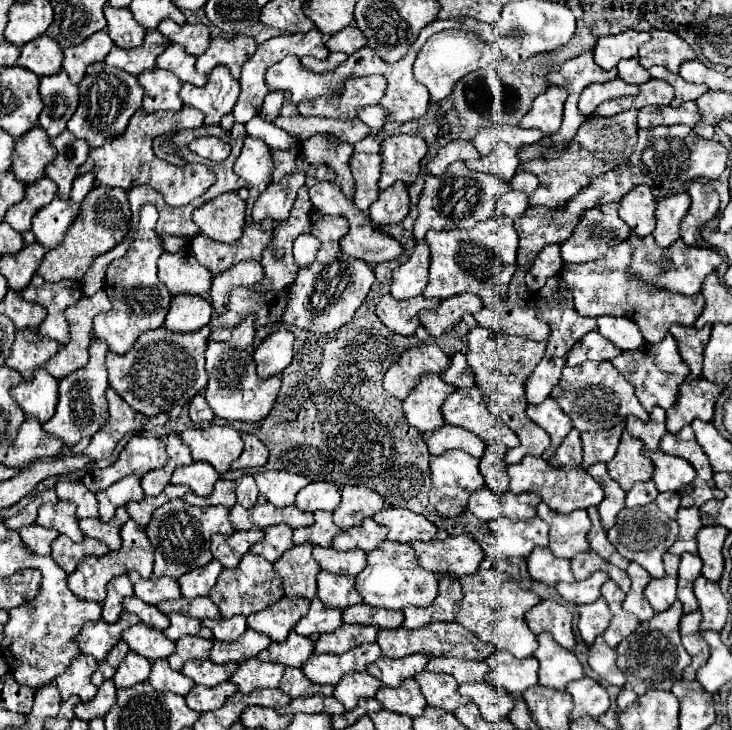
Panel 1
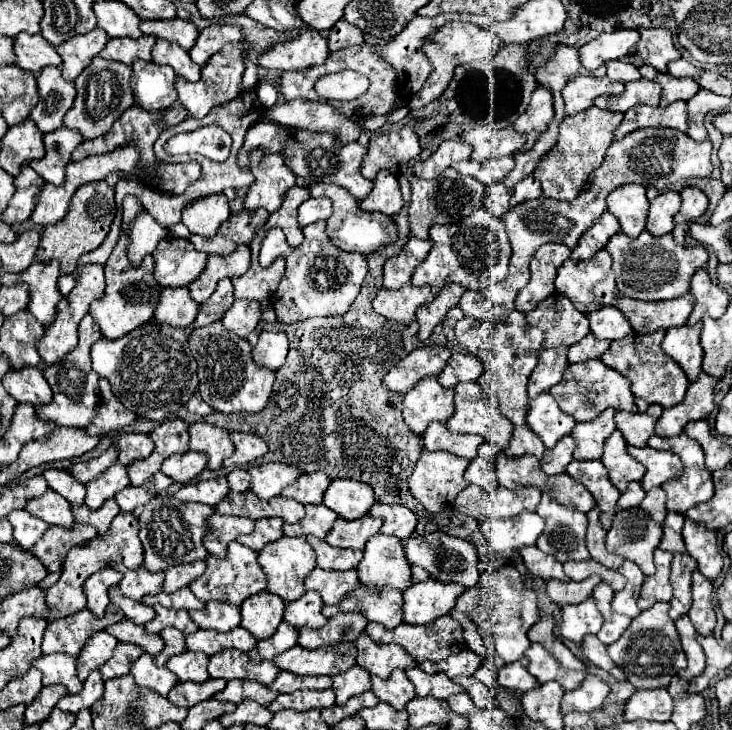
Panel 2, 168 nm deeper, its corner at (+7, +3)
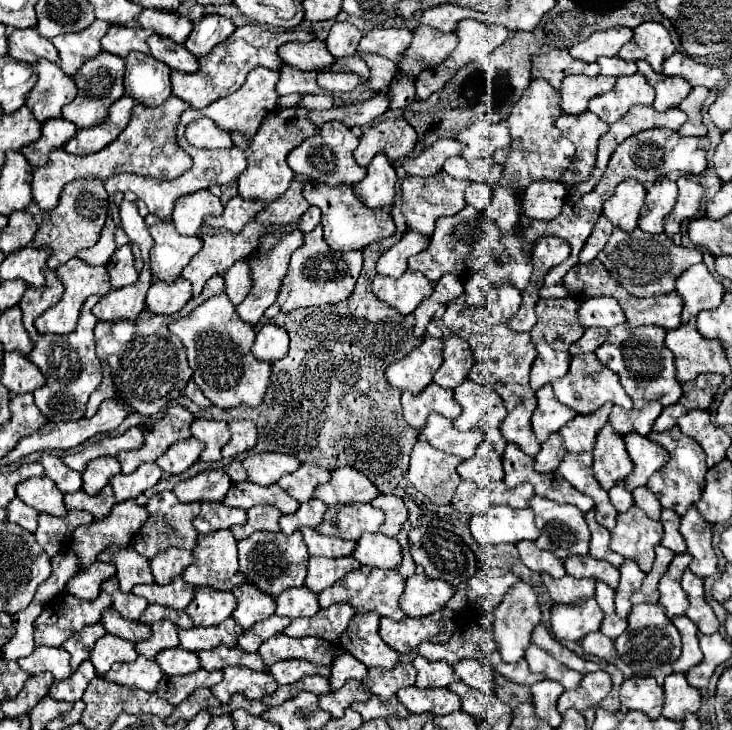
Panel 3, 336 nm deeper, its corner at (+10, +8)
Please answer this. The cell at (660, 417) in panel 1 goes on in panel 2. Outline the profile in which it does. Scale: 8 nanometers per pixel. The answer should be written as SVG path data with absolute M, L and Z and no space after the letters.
M651 405L645 413L617 411L615 425L623 433L627 445L645 447L647 439L655 435L655 423L661 413L663 413L663 407L659 407L659 405Z

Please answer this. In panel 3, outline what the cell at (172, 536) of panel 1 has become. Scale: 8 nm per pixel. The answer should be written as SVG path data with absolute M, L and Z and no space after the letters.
M158 492L158 494L154 494L148 500L146 510L148 510L148 520L146 520L146 524L140 528L140 532L132 540L134 550L140 556L152 560L154 556L166 552L168 548L182 548L182 550L194 550L196 548L196 544L198 544L198 532L192 526L192 520L200 512L200 502L182 504L174 496L174 492Z

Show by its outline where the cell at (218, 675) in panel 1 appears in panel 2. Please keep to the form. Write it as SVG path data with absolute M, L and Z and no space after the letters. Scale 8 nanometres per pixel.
M185 651L181 655L175 655L167 661L167 669L171 673L177 675L179 681L207 681L209 673L207 673L207 663L209 657L205 653L193 653L193 651Z

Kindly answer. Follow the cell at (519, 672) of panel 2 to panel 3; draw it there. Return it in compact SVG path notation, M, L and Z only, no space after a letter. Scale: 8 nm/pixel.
M524 658L518 660L516 664L504 664L504 662L502 662L502 664L496 666L496 670L498 670L498 674L502 674L504 678L508 678L510 682L524 684L524 686L532 686L532 684L544 680L542 674L532 674L532 672L530 672L530 668L528 668L528 664L526 664Z

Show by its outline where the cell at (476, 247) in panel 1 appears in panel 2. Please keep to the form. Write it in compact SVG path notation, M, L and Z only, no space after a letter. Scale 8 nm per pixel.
M479 209L465 217L459 223L451 225L433 225L431 231L433 247L429 251L429 257L417 267L417 271L411 277L411 283L431 285L435 289L441 289L447 283L459 283L465 289L479 291L479 279L485 277L489 281L503 281L507 277L509 257L511 257L511 245L505 233L505 225L495 215L487 213L487 209Z

